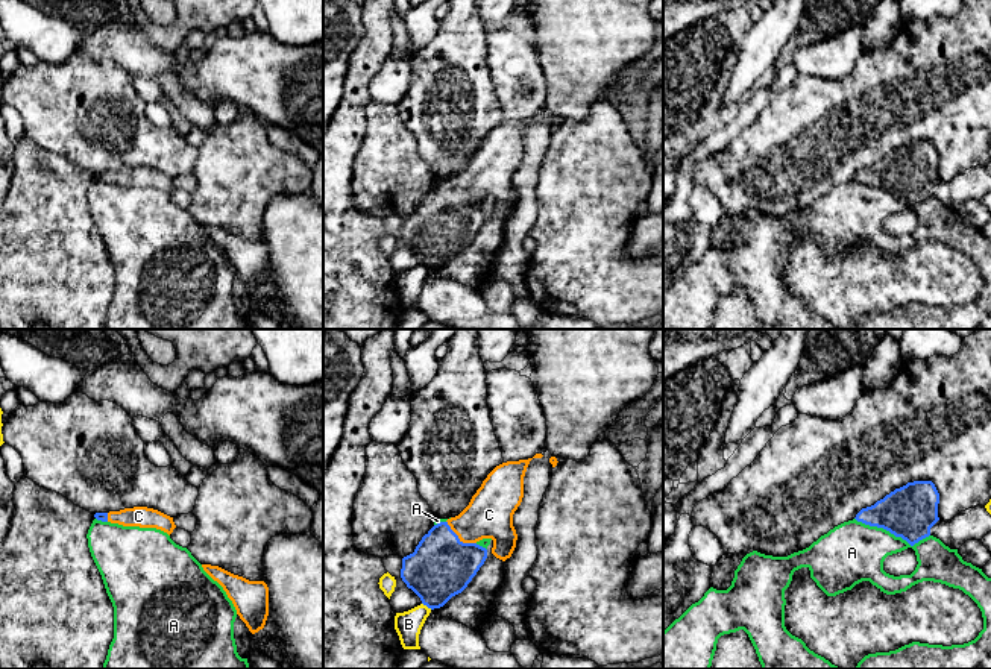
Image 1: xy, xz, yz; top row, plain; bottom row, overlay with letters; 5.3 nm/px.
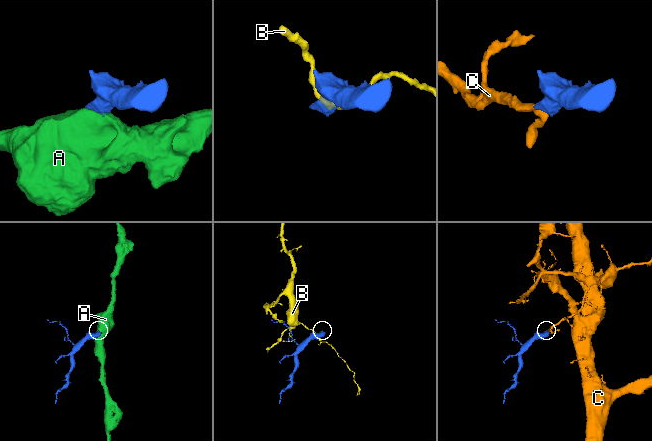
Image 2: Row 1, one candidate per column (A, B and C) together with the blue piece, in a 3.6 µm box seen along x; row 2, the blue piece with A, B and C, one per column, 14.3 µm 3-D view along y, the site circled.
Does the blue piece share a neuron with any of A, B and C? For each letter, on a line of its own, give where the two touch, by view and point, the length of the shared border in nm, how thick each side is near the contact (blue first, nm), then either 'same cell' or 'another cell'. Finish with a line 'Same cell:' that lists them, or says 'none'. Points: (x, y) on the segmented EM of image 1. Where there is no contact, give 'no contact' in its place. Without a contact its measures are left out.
A: yz (893, 533) | 420 nm | 280/320 nm | another cell
B: xz (427, 606) | 70 nm | 340/140 nm | another cell
C: xz (457, 537) | 200 nm | 340/260 nm | same cell
Same cell: C

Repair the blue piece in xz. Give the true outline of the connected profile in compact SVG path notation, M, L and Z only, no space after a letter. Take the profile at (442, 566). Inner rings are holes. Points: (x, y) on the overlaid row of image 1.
M533 458L507 461L496 466L483 481L477 493L472 496L469 505L458 516L434 525L422 537L414 552L402 558L401 578L407 584L407 587L411 589L420 598L423 605L426 605L431 610L440 608L452 596L461 593L467 587L467 584L472 581L472 578L477 575L477 572L487 558L487 549L478 545L480 540L493 540L492 554L496 558L505 561L511 557L518 540L518 534L513 526L513 514L522 502L524 476L531 460Z

